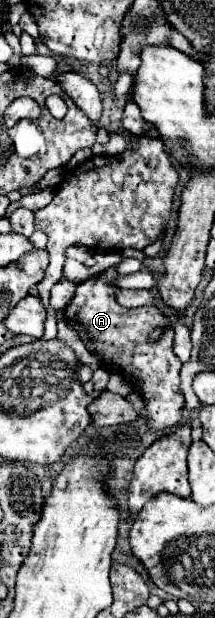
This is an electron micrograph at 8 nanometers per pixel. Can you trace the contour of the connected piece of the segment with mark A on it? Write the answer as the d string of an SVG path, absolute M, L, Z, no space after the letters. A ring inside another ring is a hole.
M109 269L97 277L91 277L77 285L77 293L71 305L65 309L65 319L79 333L83 343L91 353L95 353L103 363L121 371L141 389L149 427L169 429L179 425L183 415L183 395L179 389L181 361L173 353L173 329L167 327L167 317L157 307L137 307L125 309L115 301L115 287L109 285L115 279L115 269ZM163 327L165 333L159 341L151 343L149 333Z

